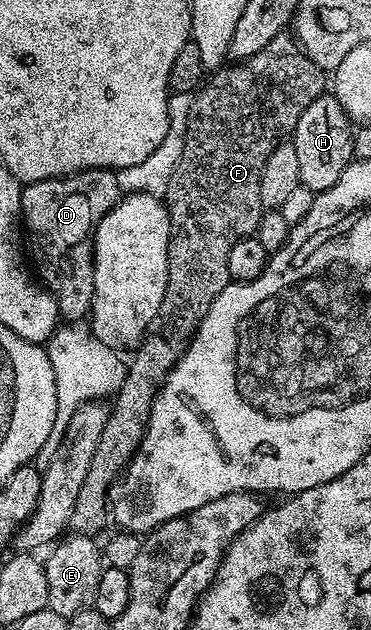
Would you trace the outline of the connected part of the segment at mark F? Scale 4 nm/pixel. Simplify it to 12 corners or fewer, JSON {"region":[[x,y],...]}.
{"region":[[290,34],[194,92],[161,309],[69,527],[98,536],[167,374],[264,213],[324,72]]}

